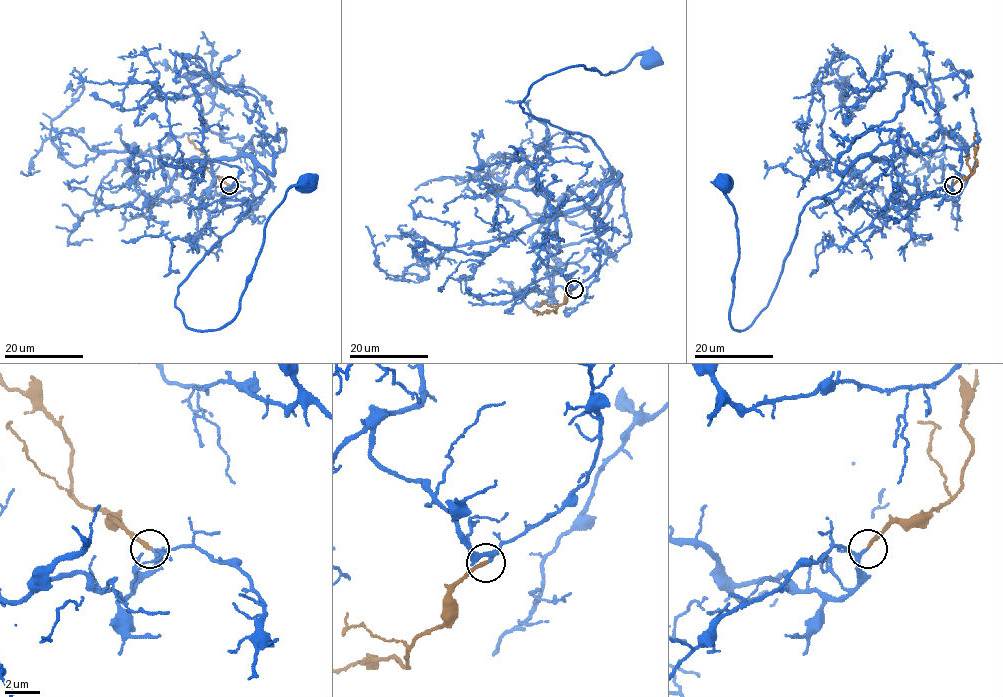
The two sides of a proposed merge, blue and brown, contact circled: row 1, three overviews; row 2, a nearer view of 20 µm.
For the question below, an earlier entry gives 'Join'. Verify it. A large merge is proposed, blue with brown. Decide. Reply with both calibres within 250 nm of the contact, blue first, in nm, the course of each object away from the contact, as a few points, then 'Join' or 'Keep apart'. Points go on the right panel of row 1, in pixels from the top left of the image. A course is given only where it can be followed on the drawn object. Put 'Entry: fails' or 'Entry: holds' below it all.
Thickness 180 nm (blue) against 200 nm. Course of blue: (953, 185), (923, 193), (861, 156), (801, 212), (771, 298), (739, 330), (724, 184). Course of brown: (953, 185), (974, 172), (978, 144), (974, 136), (979, 133). Join
Entry: holds

